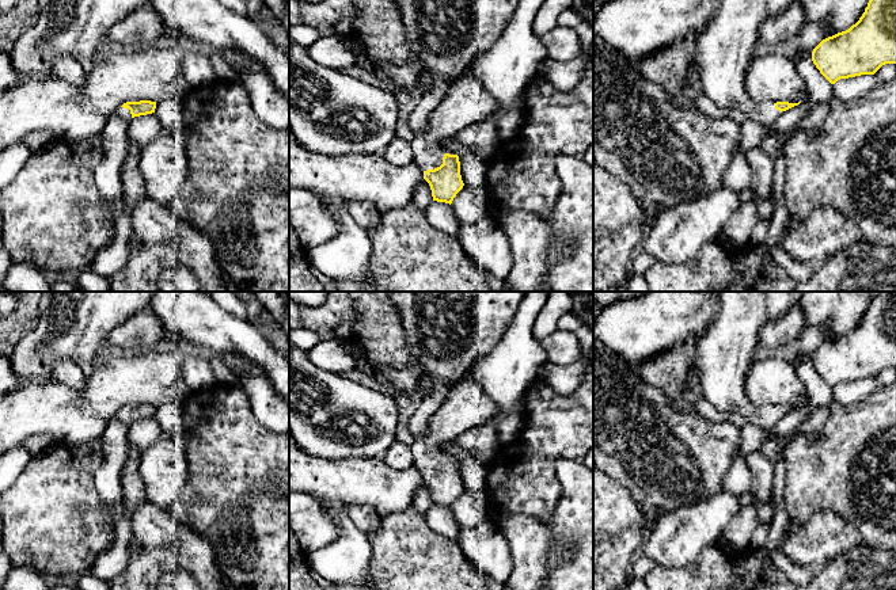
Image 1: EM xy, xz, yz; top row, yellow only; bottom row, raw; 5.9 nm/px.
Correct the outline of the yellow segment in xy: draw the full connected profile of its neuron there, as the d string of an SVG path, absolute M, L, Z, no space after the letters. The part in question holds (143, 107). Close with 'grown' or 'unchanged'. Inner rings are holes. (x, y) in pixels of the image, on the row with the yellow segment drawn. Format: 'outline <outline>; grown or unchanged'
outline M140 100L140 102L126 102L117 109L115 115L130 121L134 117L147 115L155 113L156 102Z; grown

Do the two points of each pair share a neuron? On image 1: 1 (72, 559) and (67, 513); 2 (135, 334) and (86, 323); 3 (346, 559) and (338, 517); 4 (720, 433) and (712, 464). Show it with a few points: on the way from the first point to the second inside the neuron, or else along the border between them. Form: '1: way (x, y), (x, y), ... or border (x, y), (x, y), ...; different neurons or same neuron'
1: way (72, 548), (67, 540), (67, 524); same neuron
2: border (140, 309), (122, 320), (112, 331), (109, 346); different neurons
3: way (346, 548), (346, 528); same neuron
4: way (714, 441), (712, 456); same neuron

